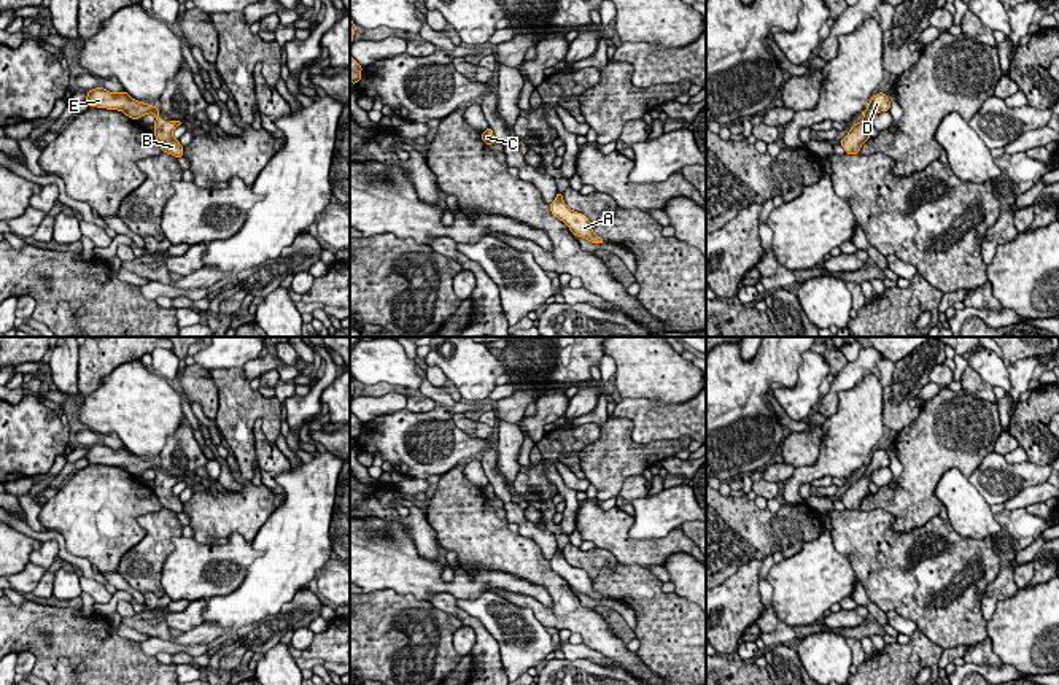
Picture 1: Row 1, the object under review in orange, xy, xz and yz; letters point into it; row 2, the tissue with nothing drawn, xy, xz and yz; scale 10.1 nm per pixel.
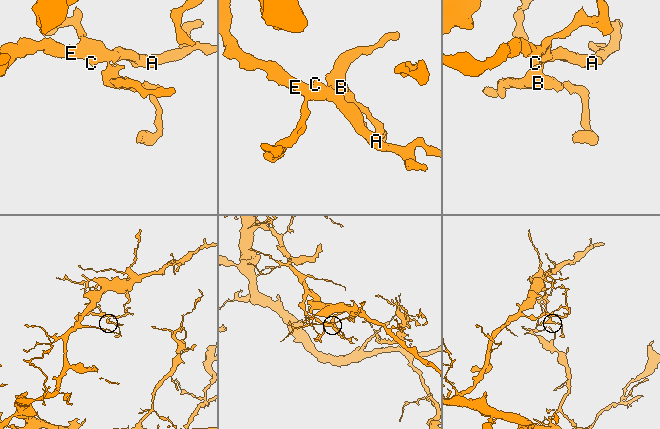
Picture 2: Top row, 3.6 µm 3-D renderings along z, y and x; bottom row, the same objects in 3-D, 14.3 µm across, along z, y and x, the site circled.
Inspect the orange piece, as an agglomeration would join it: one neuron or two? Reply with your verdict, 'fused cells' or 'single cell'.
single cell

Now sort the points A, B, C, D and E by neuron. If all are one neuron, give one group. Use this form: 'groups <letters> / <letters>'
groups A B C D E

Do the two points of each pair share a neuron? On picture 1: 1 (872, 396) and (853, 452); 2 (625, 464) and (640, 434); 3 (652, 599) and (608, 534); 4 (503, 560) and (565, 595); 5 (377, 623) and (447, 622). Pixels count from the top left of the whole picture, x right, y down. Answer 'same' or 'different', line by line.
1: same
2: different
3: different
4: same
5: same

